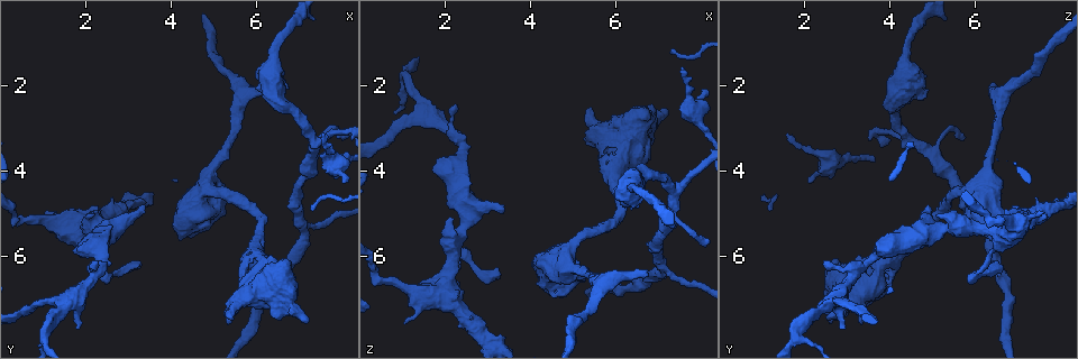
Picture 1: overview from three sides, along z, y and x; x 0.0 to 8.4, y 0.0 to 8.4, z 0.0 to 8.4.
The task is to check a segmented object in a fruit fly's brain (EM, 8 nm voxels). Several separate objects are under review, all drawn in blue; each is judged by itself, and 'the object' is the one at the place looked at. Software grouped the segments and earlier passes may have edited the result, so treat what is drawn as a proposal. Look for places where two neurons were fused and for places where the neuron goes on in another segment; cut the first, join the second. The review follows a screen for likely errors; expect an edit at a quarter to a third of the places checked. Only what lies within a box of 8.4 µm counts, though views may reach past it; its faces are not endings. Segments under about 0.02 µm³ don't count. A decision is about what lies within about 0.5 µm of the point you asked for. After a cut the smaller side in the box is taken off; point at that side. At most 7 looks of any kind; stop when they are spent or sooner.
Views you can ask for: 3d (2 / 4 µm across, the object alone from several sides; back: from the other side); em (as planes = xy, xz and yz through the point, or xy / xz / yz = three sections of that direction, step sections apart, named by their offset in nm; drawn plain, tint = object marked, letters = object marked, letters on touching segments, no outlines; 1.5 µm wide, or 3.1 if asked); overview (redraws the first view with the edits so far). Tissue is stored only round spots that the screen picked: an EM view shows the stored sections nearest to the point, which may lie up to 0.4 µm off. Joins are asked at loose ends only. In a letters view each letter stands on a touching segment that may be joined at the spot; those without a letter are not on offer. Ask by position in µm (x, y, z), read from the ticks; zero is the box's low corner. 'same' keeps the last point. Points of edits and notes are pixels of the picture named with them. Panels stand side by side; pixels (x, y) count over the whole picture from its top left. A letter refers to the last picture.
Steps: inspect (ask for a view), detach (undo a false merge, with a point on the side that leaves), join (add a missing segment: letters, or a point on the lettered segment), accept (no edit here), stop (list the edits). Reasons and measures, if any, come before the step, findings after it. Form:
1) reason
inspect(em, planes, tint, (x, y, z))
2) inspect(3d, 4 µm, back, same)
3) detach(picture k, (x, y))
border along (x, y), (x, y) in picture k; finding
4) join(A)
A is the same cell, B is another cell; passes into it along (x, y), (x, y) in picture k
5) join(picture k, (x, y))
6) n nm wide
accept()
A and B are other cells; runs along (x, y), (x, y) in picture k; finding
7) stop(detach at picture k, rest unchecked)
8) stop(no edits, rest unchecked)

branch stops here
inspect(3d, 2 µm, (6.75, 2.10, 6.35))

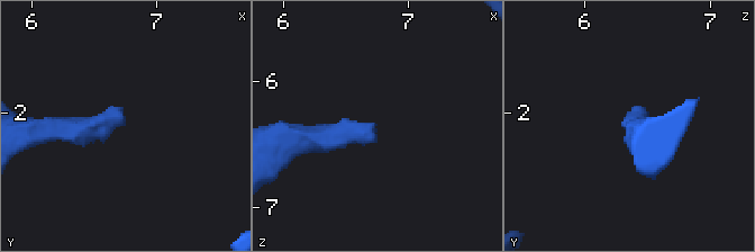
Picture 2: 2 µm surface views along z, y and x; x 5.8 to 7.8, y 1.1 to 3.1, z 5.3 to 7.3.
now the EM
inspect(em, planes, letters, (6.72, 2.10, 6.36))

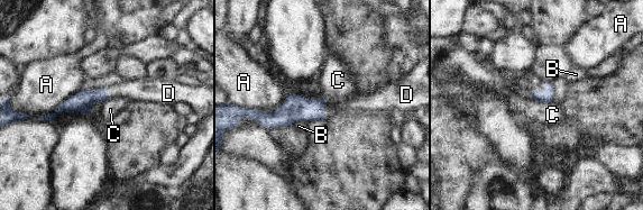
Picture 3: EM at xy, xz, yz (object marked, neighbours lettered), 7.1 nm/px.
A touches over 320 nm
join(D)
D is the same cell, A, B and C are other cells; it goes on there

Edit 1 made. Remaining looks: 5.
looks like a crossing
inspect(em, yz, step 8, tint, (7.40, 3.35, 4.55))

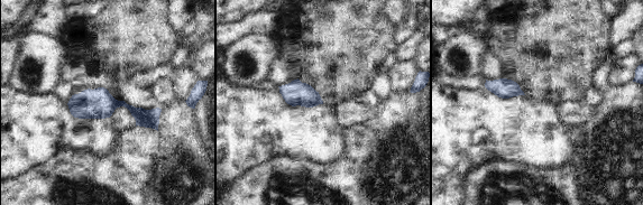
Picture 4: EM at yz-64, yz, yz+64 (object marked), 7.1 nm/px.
see the neighbours
inspect(em, yz, step 8, letters, same)

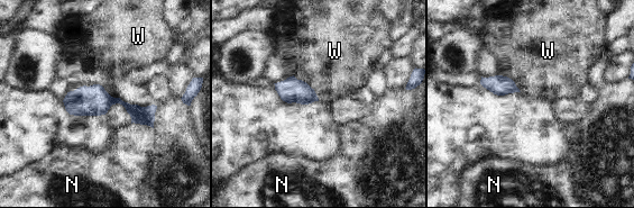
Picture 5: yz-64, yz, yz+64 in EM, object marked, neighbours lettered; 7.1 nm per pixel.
110 nm wide
accept()
N and W are other cells; runs along (66, 100), (119, 100), (150, 123) in picture 5; one neuron here

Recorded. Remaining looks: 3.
an open end
inspect(3d, 4 µm, (1.05, 4.90, 7.60))

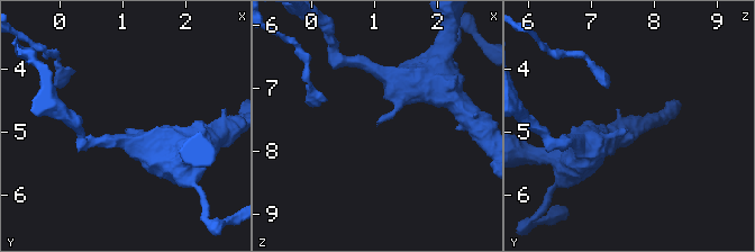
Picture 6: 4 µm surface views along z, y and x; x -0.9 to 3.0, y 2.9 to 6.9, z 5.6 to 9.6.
inspect(em, yz, step 8, letters, (1.05, 4.95, 7.60))

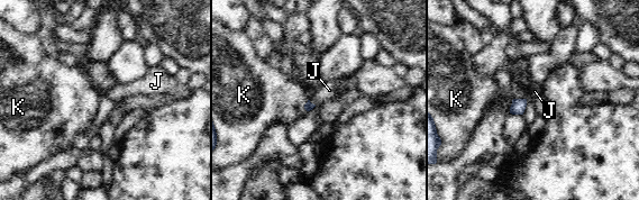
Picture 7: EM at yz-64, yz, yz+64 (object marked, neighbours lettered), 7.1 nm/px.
inspect(em, planes, letters, same)

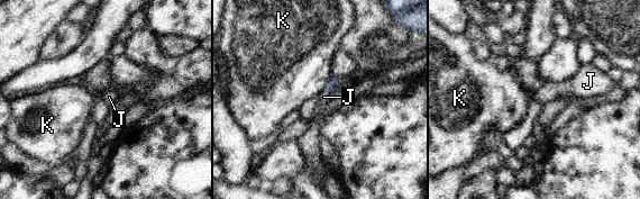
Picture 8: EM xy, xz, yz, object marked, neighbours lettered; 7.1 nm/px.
join(J)
J is the same cell, K is another cell; passes into it along (331, 84), (327, 91), (323, 97) in picture 8; the neuron continues

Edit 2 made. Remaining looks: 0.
stop(join at picture 3, join at picture 8, rest unchecked)

